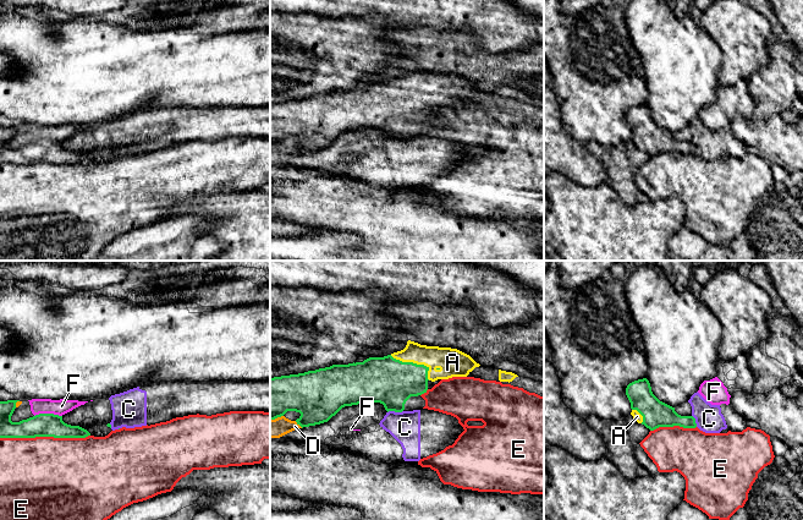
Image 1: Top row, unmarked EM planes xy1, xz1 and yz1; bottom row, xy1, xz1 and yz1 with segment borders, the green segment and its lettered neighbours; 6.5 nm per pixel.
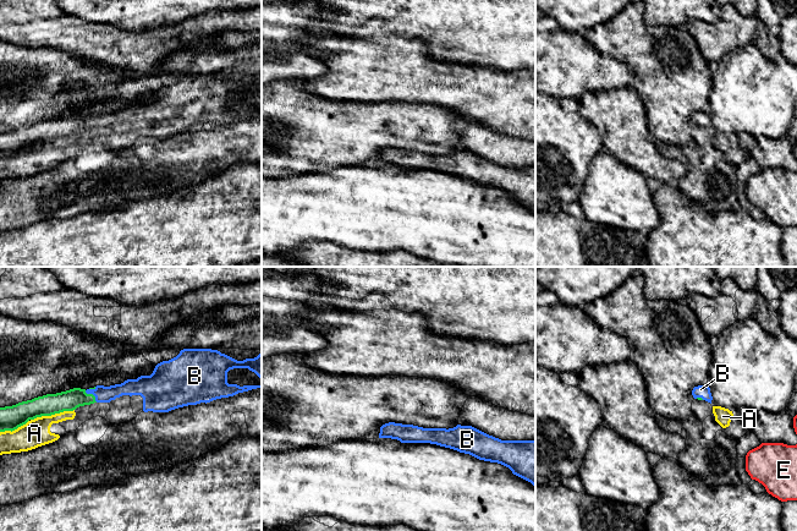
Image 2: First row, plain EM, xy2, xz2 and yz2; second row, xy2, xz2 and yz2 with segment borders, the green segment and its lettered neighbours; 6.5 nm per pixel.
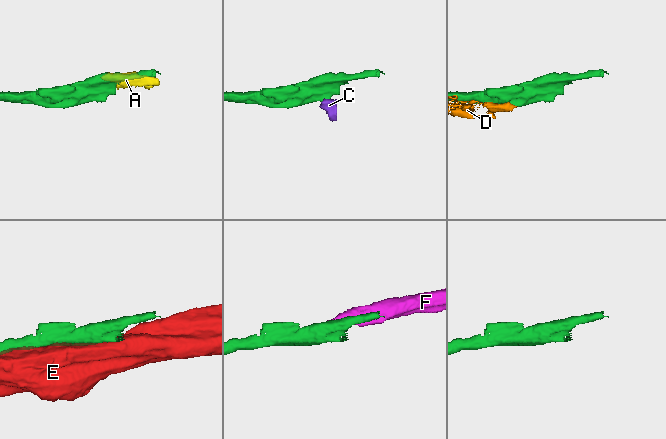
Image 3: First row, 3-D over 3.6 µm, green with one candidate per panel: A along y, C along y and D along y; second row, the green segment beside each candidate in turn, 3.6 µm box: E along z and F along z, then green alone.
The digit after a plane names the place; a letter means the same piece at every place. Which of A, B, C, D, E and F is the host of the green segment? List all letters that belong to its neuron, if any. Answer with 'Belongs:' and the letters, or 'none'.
Belongs: A, B

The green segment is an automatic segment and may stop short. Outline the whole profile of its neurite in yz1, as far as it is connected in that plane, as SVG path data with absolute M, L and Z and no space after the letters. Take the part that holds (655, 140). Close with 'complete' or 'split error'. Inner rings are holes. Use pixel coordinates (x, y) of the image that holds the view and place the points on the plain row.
M647 104L634 106L626 114L626 121L631 128L631 141L650 157L659 153L680 152L683 154L695 154L693 142L681 142L675 133L660 127L651 117Z; split error

